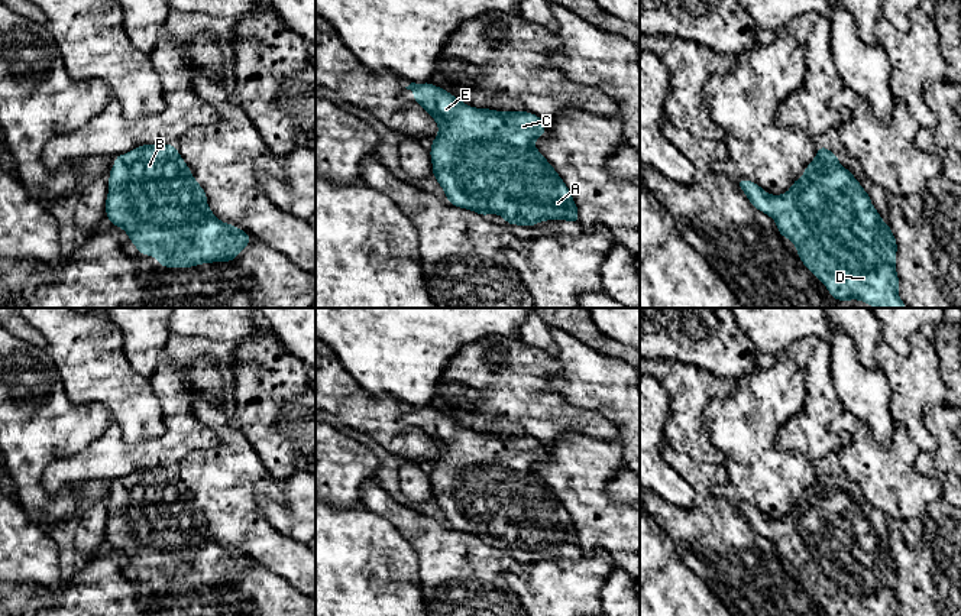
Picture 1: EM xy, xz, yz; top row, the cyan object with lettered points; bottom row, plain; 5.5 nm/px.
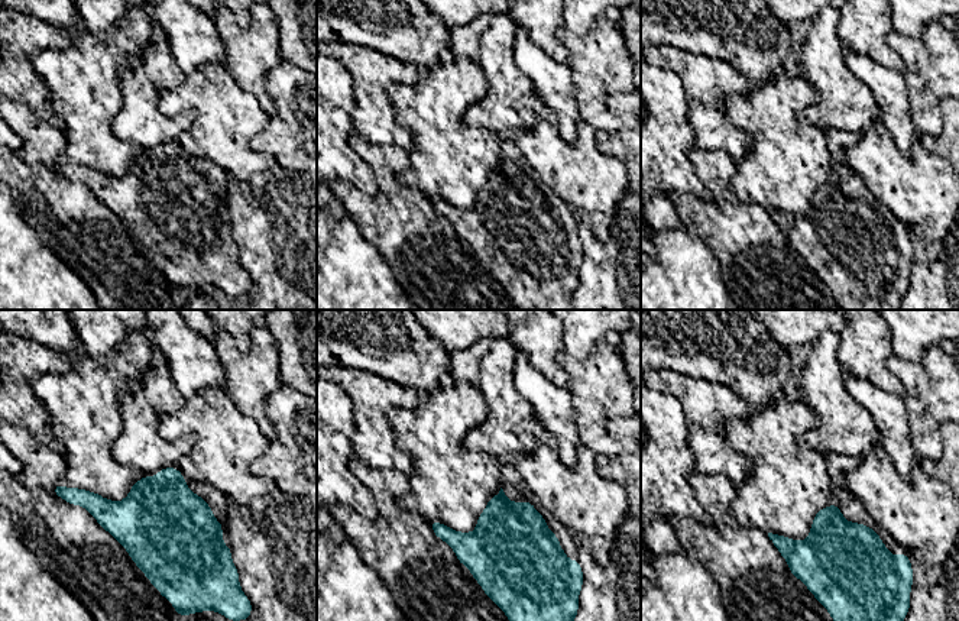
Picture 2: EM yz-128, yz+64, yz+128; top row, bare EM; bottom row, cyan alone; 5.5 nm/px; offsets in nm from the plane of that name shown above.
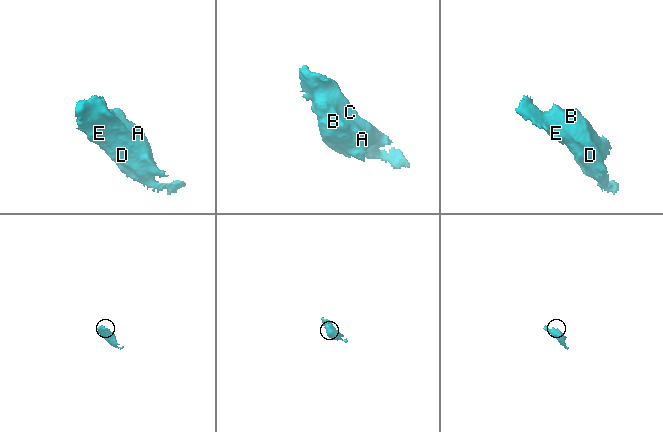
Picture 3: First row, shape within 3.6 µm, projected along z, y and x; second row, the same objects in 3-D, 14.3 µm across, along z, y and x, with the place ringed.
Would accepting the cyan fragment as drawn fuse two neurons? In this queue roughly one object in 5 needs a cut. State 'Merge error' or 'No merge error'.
No merge error

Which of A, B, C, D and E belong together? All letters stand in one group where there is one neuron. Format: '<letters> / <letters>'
A B C D E

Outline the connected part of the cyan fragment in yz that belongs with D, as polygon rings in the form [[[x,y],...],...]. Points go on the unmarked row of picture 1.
[[[819,470],[816,482],[806,490],[802,502],[795,503],[790,513],[783,519],[767,518],[755,506],[747,503],[738,503],[737,508],[758,535],[766,536],[776,545],[780,560],[793,565],[803,589],[829,616],[897,616],[897,567],[892,552],[871,529],[868,516],[865,516],[854,499],[838,486],[834,476]]]

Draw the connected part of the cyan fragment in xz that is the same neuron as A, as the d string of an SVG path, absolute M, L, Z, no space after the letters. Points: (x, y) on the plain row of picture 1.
M411 406L405 412L414 415L414 427L420 428L439 448L439 460L431 464L430 482L433 499L446 516L449 528L480 539L499 538L507 548L525 551L547 544L579 547L577 529L569 512L550 486L533 470L540 460L546 458L546 448L538 440L528 435L475 432L431 406Z

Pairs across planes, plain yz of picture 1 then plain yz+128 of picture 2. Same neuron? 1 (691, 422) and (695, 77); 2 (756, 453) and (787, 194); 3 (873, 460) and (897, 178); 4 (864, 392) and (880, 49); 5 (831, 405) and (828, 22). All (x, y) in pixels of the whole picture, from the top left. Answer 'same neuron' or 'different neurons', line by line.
1: same neuron
2: same neuron
3: same neuron
4: different neurons
5: same neuron

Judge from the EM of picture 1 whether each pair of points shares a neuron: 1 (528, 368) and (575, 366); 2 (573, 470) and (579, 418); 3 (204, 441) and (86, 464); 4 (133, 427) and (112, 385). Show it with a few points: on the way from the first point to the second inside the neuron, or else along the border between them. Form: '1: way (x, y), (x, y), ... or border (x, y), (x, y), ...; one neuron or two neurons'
1: border (557, 359), (559, 372), (547, 382); two neurons
2: border (611, 440), (595, 440), (566, 431), (549, 448); two neurons
3: way (175, 444), (167, 451), (115, 457); one neuron
4: way (133, 417), (133, 407), (122, 395); one neuron

